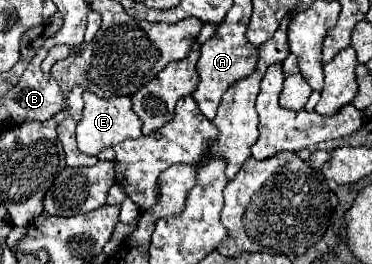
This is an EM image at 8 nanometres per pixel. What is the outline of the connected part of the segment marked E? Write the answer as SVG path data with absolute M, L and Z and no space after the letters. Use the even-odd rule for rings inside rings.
M83 92L85 108L83 118L77 124L77 146L81 152L89 156L97 156L103 148L115 146L127 138L139 138L141 136L141 120L131 110L131 98L129 96L113 96L113 98L99 98L93 92Z

